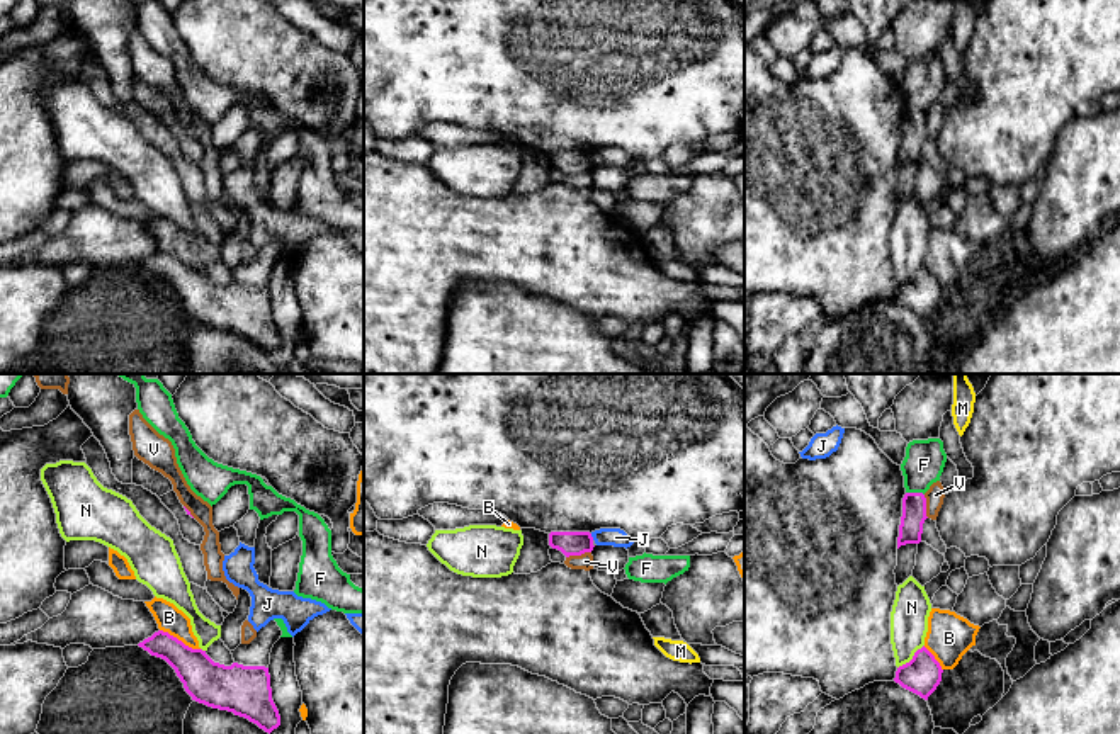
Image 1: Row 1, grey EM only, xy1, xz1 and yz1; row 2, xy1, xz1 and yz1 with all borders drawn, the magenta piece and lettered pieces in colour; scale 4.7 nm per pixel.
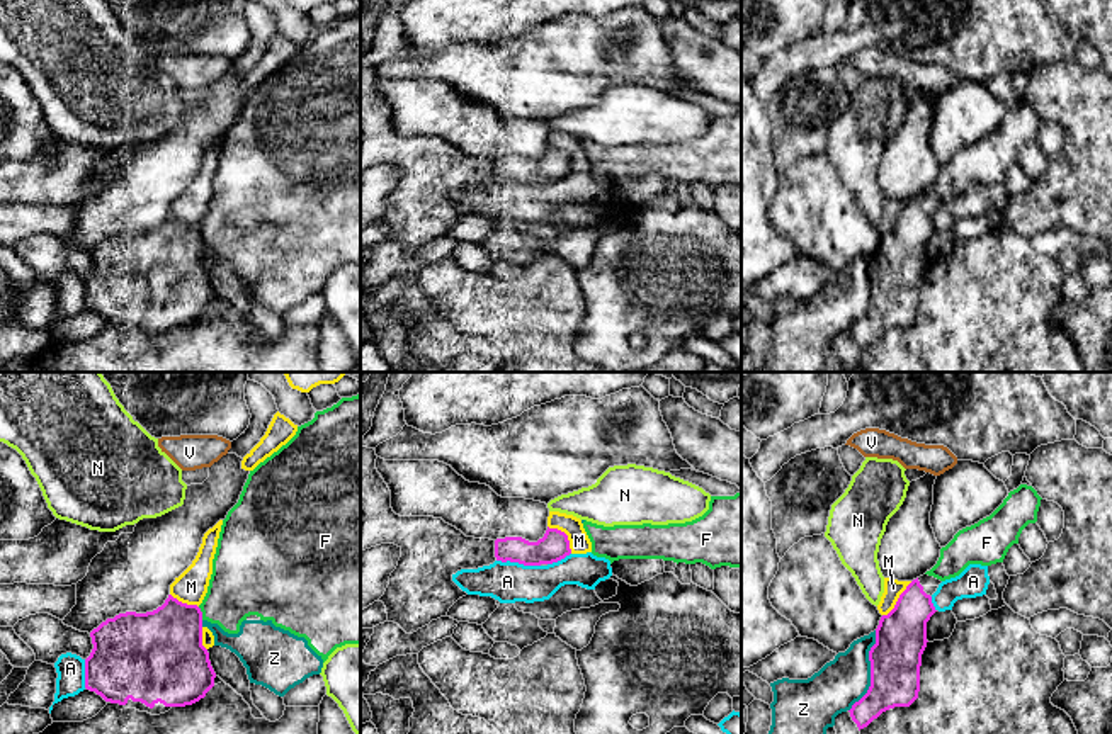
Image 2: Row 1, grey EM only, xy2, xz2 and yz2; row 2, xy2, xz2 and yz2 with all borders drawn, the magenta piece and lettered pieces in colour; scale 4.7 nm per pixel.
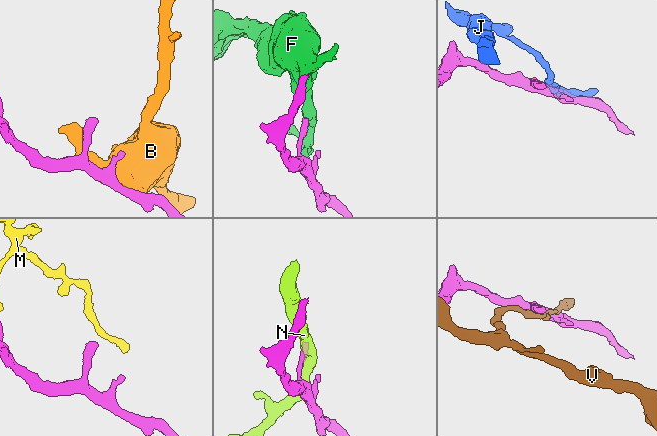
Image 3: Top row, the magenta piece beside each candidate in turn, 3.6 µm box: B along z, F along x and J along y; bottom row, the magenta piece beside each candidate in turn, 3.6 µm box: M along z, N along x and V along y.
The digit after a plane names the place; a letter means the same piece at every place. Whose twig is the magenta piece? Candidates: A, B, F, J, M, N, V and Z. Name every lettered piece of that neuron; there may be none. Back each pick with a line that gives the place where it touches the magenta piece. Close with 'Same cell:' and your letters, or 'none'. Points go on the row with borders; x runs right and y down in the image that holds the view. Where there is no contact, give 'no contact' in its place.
Same cell: none

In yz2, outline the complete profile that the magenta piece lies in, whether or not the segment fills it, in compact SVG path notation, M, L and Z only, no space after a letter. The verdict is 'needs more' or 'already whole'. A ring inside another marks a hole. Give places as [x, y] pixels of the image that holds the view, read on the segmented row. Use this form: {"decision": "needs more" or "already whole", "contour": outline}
{"decision": "needs more", "contour": "M928 574L913 579L894 608L881 617L876 644L869 651L871 686L848 710L859 731L882 712L910 707L918 698L922 654L928 642L927 622L937 612L923 588L940 583Z"}

